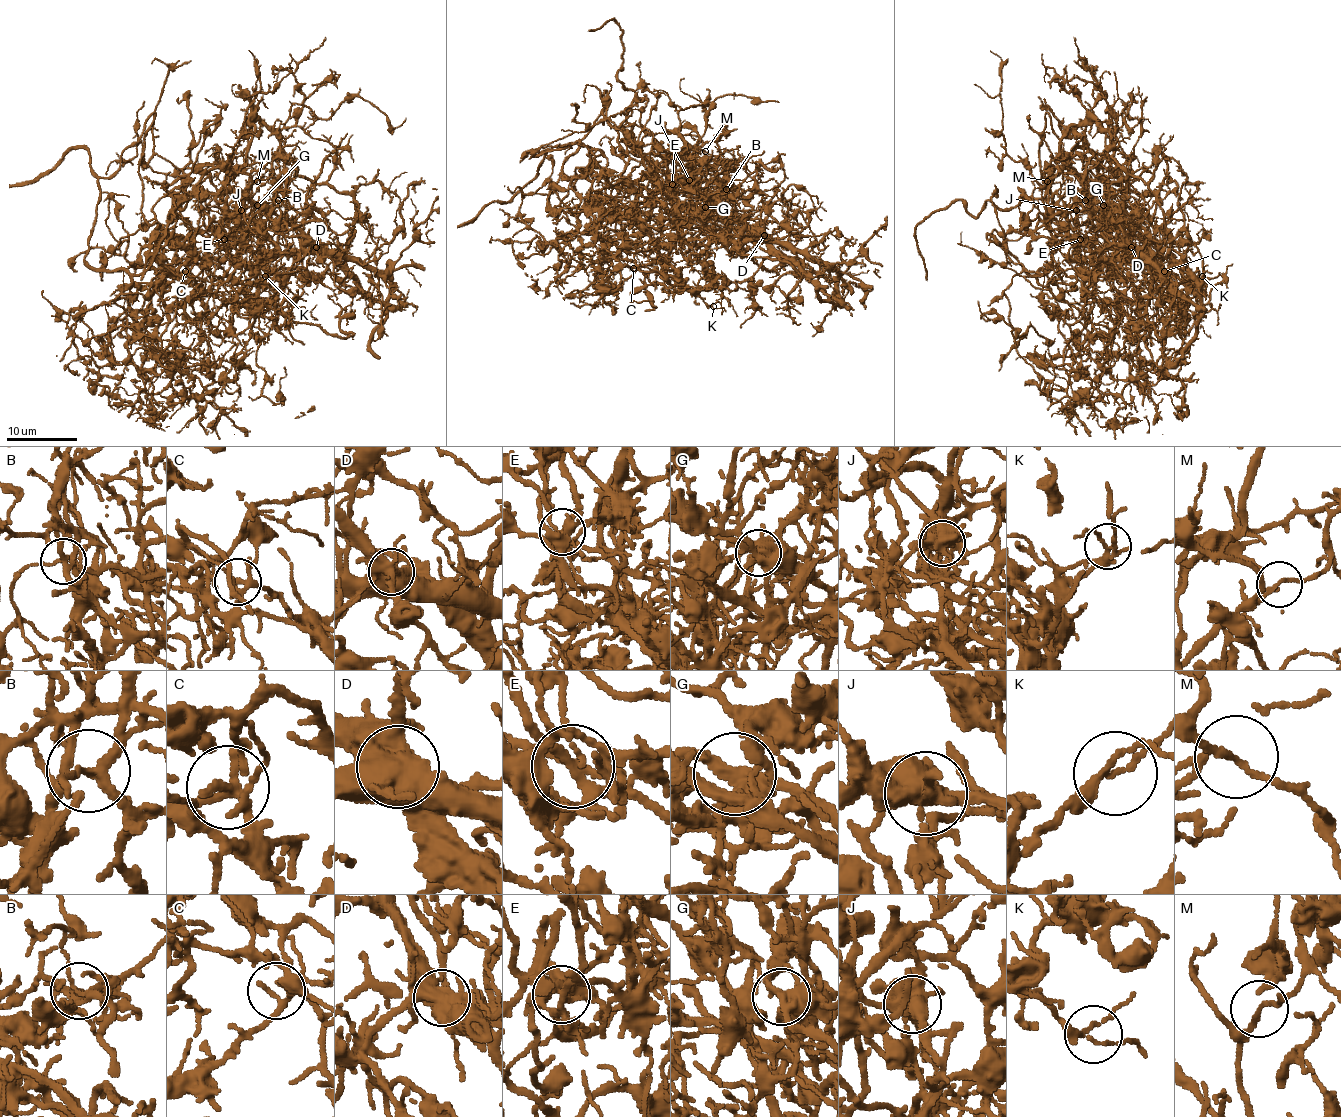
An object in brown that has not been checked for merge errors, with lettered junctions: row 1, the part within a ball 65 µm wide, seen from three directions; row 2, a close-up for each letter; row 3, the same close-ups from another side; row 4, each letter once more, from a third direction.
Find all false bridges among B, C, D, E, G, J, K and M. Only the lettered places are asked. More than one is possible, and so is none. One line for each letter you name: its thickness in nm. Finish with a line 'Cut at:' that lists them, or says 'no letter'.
B: 190 nm
D: 650 nm
E: 220 nm
G: 360 nm
J: 480 nm
M: 110 nm
Cut at: B, D, E, G, J, M

